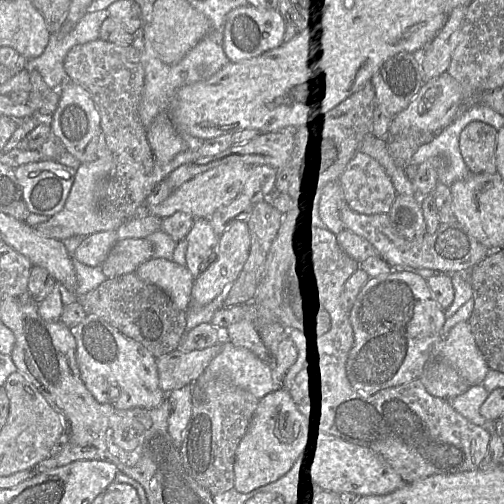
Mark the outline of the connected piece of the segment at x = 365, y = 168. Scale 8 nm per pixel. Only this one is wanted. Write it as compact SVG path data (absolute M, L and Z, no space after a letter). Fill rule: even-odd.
M359 151L348 162L339 181L346 203L360 214L388 214L398 196L379 162Z

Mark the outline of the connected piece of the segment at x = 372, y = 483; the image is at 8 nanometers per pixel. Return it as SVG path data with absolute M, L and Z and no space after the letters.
M329 434L313 439L304 447L301 465L304 472L319 483L324 493L352 493L359 499L379 498L391 495L407 484L375 452Z

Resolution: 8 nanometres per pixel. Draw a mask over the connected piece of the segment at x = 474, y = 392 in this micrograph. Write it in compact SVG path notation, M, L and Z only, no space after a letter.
M483 384L469 386L467 391L459 396L452 398L450 401L453 408L469 420L471 423L484 427L492 427L491 422L487 421L480 413L480 408L488 398L489 392Z

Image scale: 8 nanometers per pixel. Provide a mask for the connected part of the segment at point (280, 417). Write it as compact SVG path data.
M283 388L275 389L258 399L256 409L235 450L234 489L240 493L250 492L284 475L294 451L301 445L305 435L306 424L287 391Z

